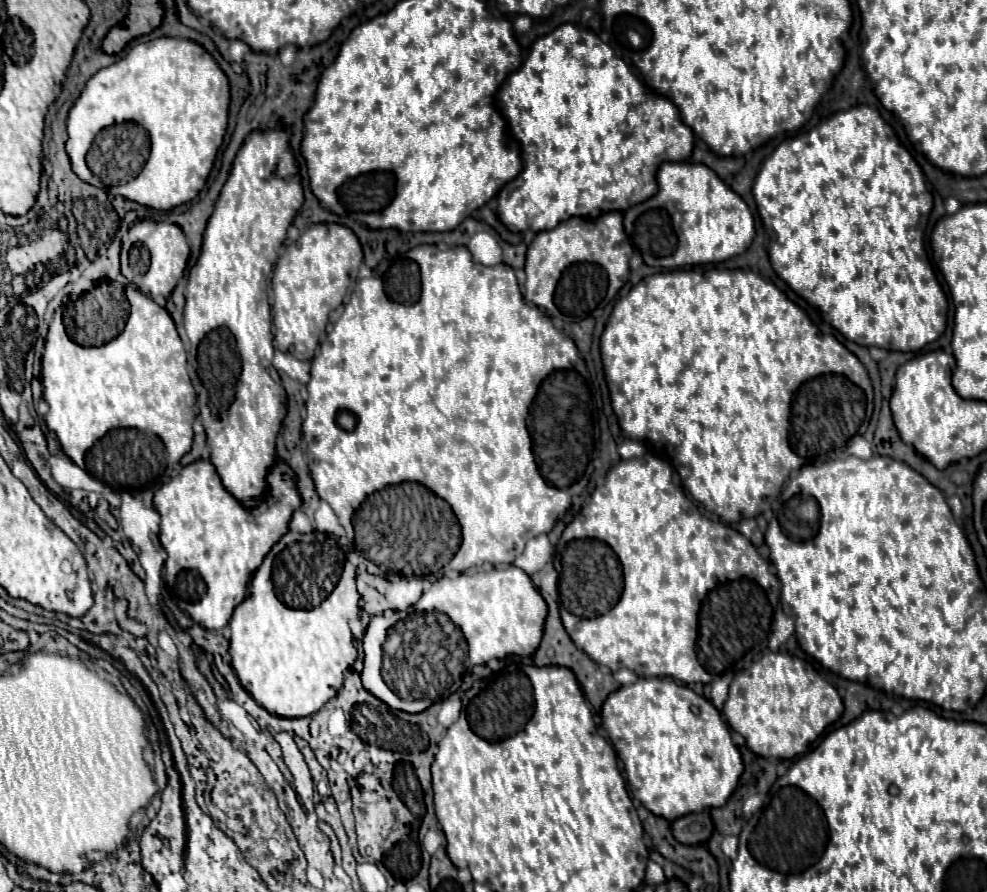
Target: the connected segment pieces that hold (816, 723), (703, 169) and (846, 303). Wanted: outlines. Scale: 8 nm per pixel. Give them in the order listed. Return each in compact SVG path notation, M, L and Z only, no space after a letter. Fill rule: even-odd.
M779 652L763 656L749 670L737 674L723 706L727 724L745 738L753 754L781 760L803 754L809 744L822 735L825 726L836 722L842 713L843 702L837 690L827 684L811 664Z
M665 162L657 172L657 188L659 196L631 206L623 214L625 234L639 250L647 266L685 268L695 264L723 262L731 256L743 254L749 248L755 228L751 230L753 216L747 204L707 166Z
M857 106L845 112L837 112L827 122L813 128L811 132L795 136L795 138L787 138L785 142L781 142L779 148L763 162L755 178L755 184L753 184L753 196L757 202L759 216L765 224L765 230L771 236L769 260L771 260L773 270L777 272L781 280L785 280L791 286L795 294L799 294L813 308L817 308L823 314L823 318L831 322L831 326L839 330L847 340L857 342L861 346L879 346L885 350L915 352L915 350L921 350L925 344L937 340L943 334L945 322L947 322L947 310L945 310L947 298L935 278L935 272L929 266L925 246L923 246L923 228L927 226L933 198L925 188L925 178L923 178L921 168L911 158L911 154L899 144L891 126L887 128L887 124L883 122L881 114L875 108Z

